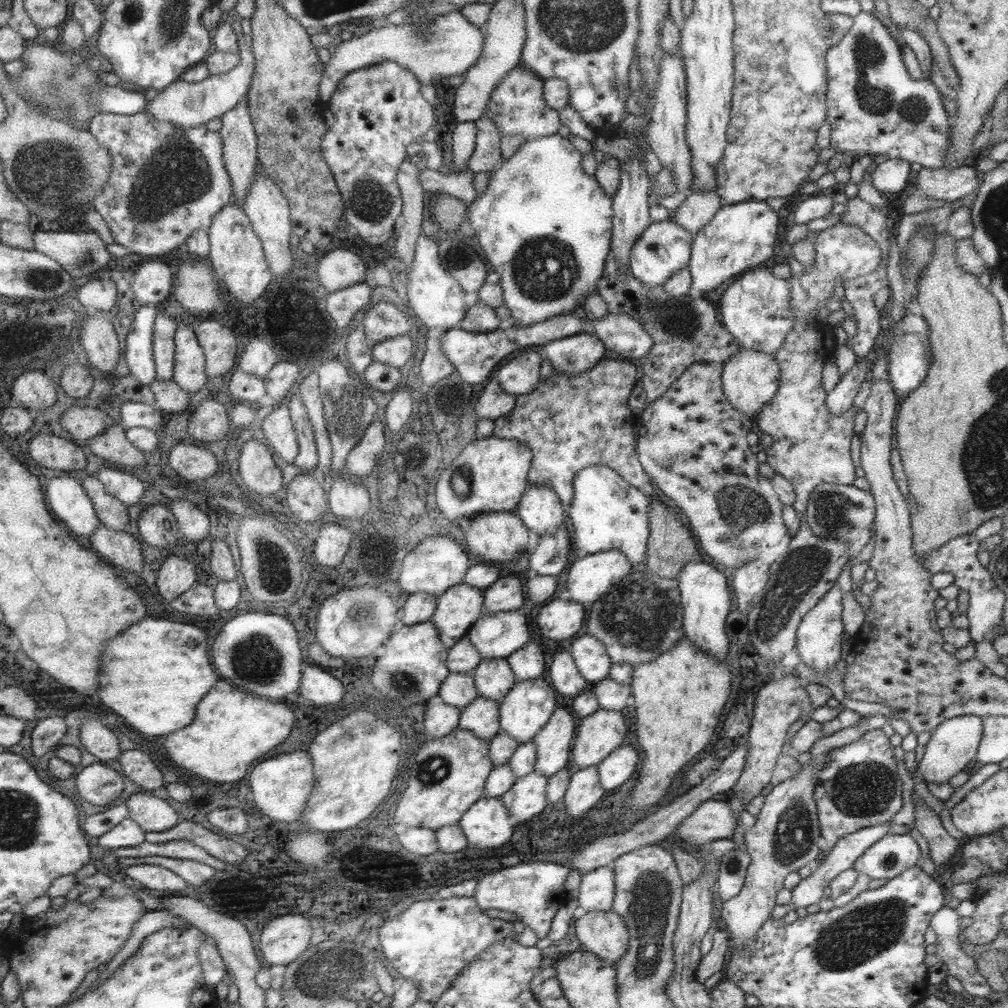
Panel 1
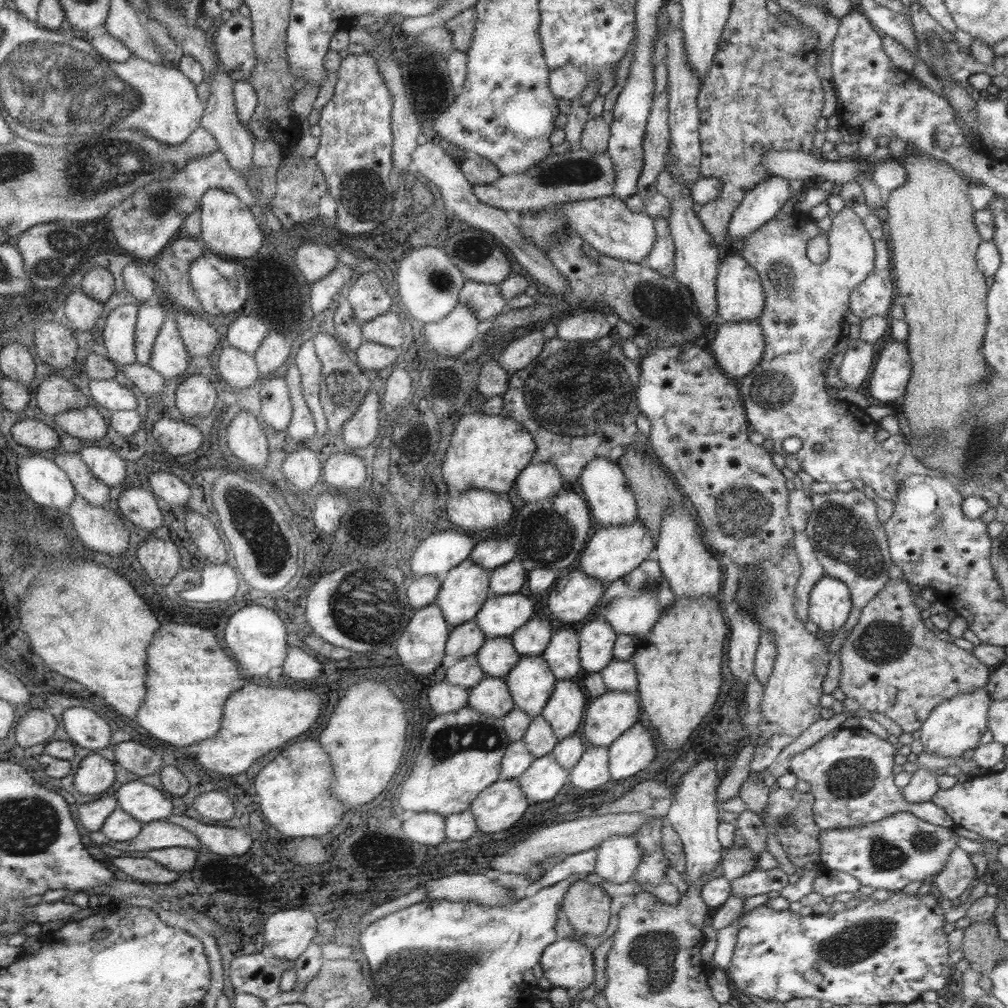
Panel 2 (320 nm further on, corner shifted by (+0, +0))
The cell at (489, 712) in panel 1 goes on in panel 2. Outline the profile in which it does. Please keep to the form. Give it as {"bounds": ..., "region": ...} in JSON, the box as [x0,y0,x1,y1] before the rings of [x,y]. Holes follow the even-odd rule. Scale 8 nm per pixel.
{"bounds":[468,676,514,717],"region":[[[484,676],[473,688],[468,689],[468,705],[487,717],[504,717],[514,707],[505,677]]]}

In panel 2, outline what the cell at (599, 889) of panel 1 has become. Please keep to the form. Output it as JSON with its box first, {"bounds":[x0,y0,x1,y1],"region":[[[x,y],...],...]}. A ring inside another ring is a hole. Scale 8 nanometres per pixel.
{"bounds":[595,835,642,884],"region":[[[611,835],[596,846],[595,874],[621,884],[631,880],[642,855],[642,848],[631,835]]]}

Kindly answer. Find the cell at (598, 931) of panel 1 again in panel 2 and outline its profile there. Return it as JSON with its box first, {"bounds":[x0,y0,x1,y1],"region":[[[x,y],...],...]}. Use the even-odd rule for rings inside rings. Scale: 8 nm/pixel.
{"bounds":[561,880,610,936],"region":[[[574,880],[565,891],[561,909],[568,923],[584,935],[601,936],[609,922],[610,896],[601,884]]]}

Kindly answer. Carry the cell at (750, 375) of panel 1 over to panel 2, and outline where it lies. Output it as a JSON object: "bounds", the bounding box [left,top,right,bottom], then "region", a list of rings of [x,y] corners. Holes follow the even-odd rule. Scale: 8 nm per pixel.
{"bounds":[710,321,763,382],"region":[[[720,321],[710,343],[710,353],[721,372],[737,382],[761,360],[763,349],[758,321]]]}

